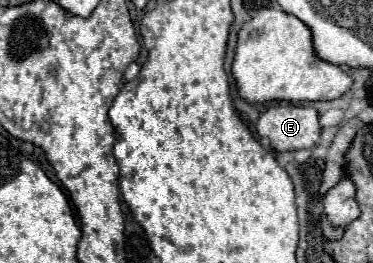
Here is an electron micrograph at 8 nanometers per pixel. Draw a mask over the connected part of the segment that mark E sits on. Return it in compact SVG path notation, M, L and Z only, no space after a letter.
M274 105L260 115L256 133L266 139L274 151L314 147L320 141L318 113L310 105Z

